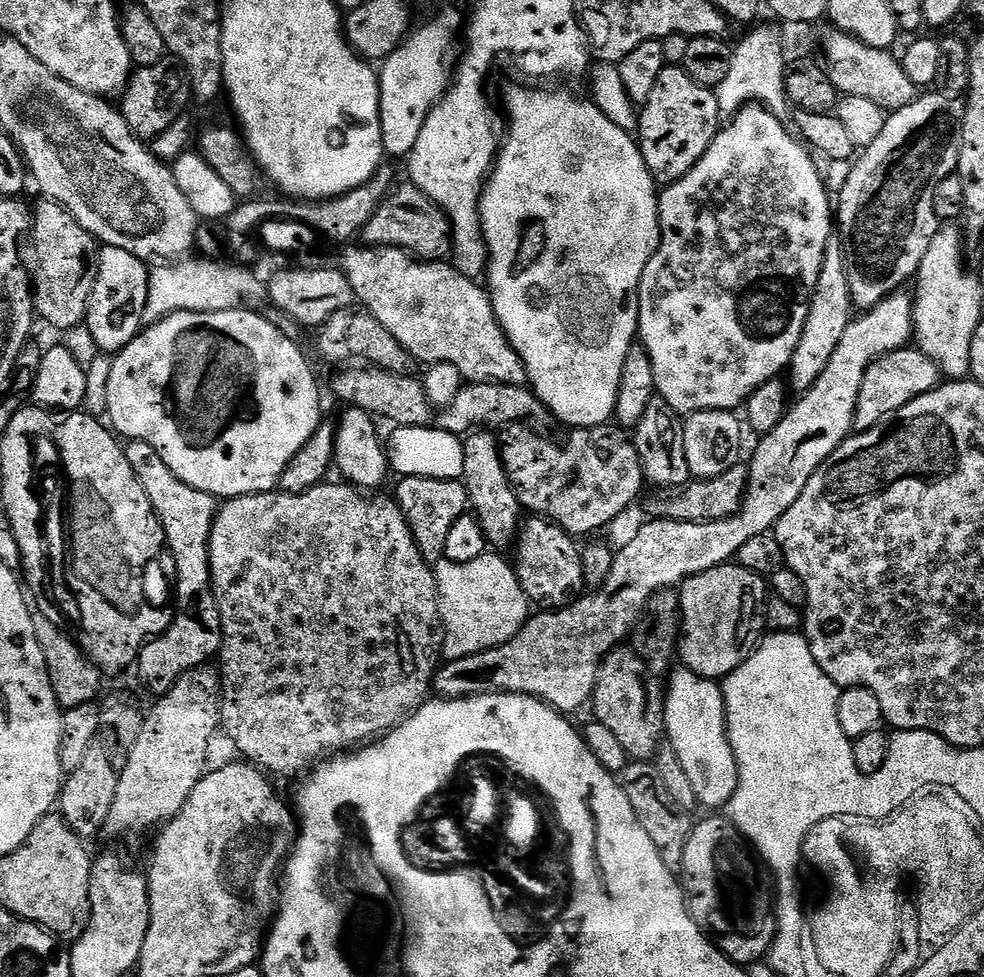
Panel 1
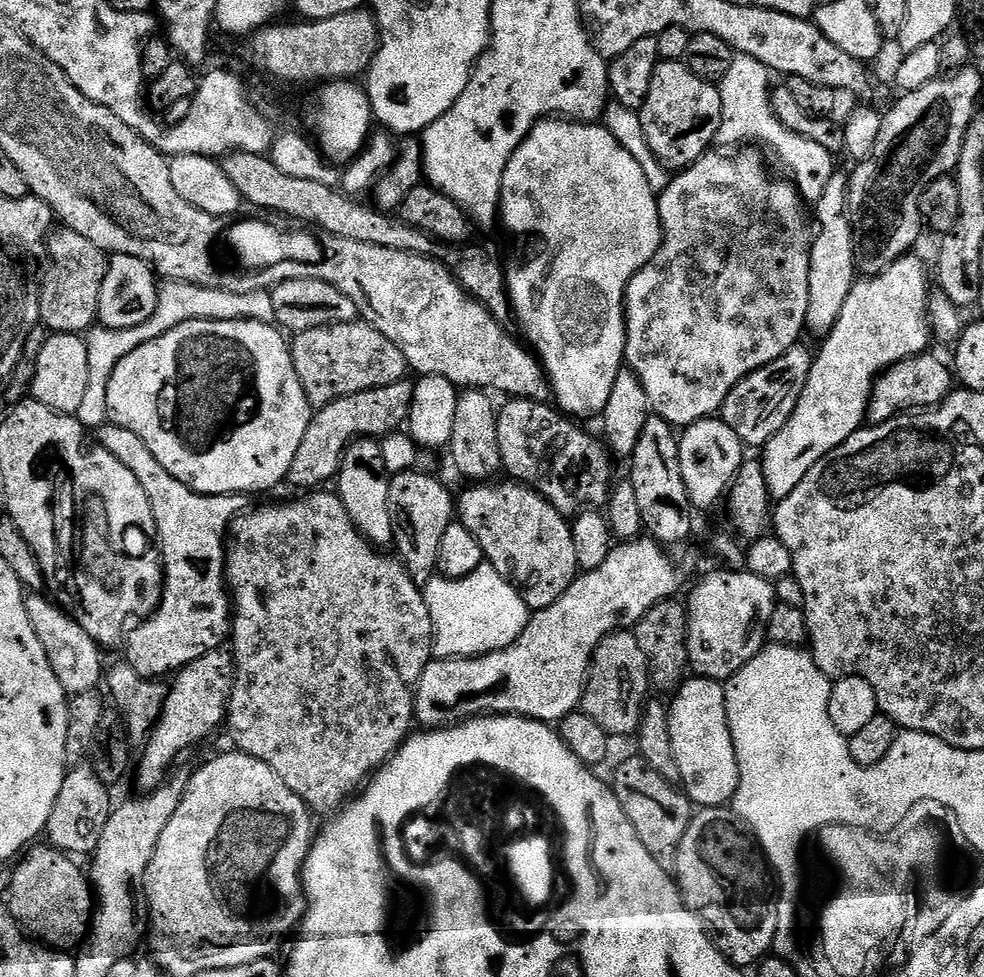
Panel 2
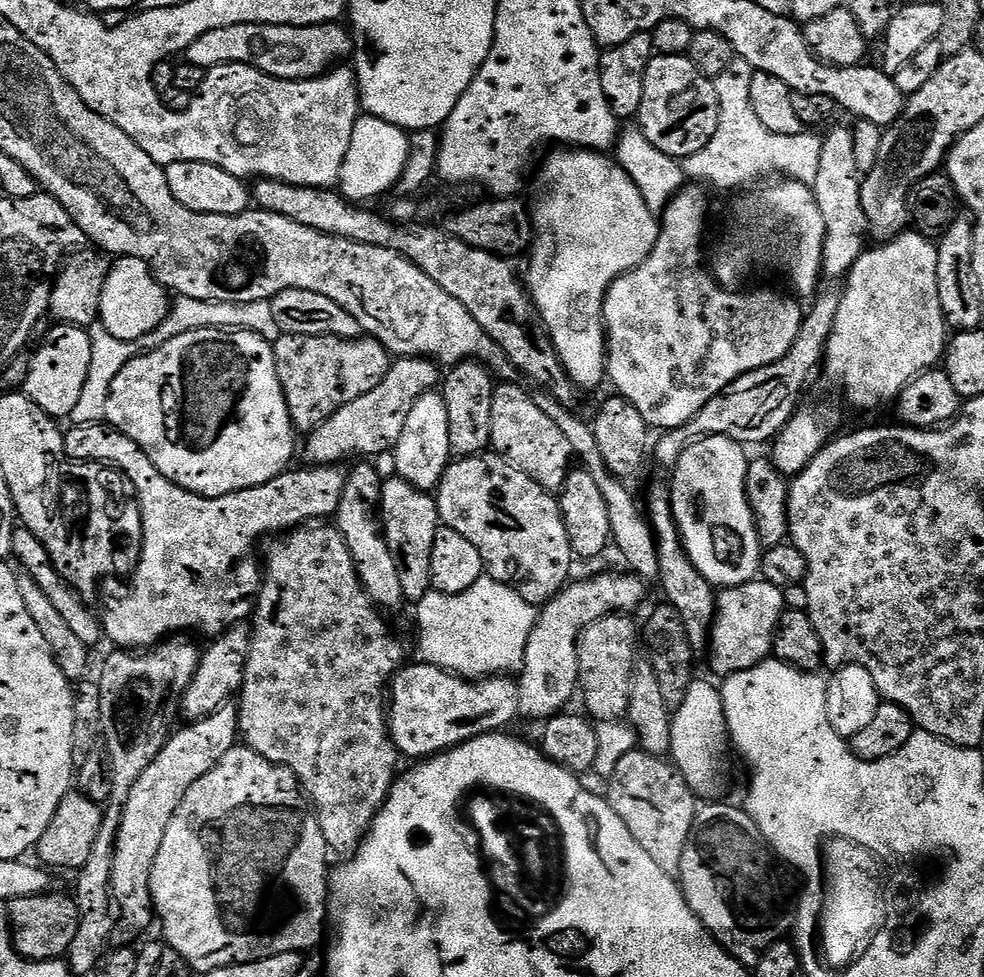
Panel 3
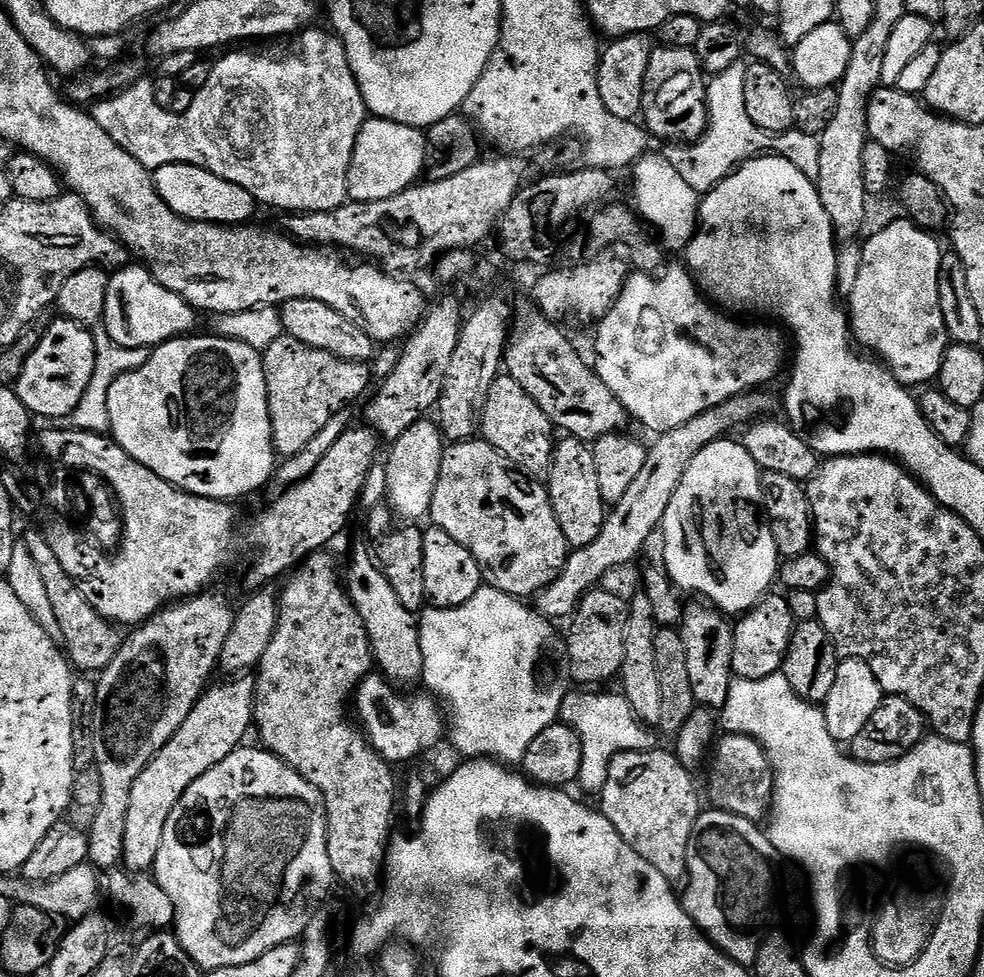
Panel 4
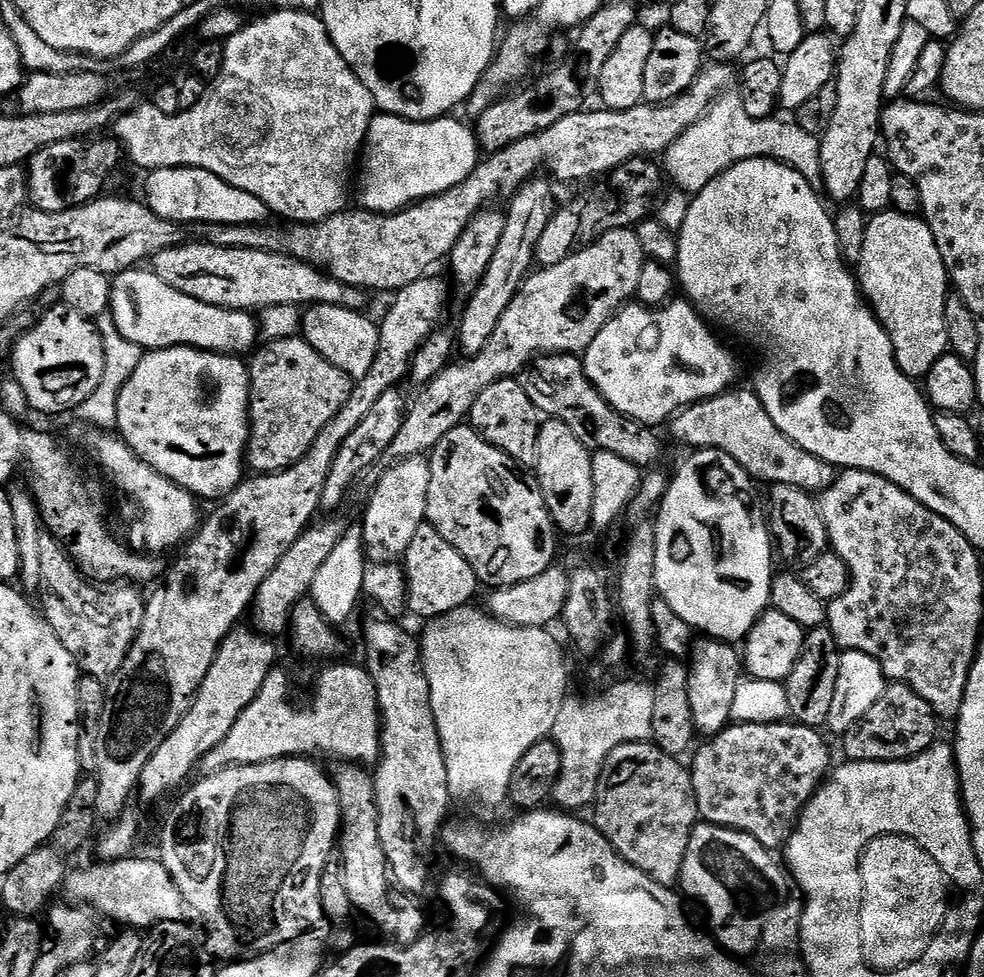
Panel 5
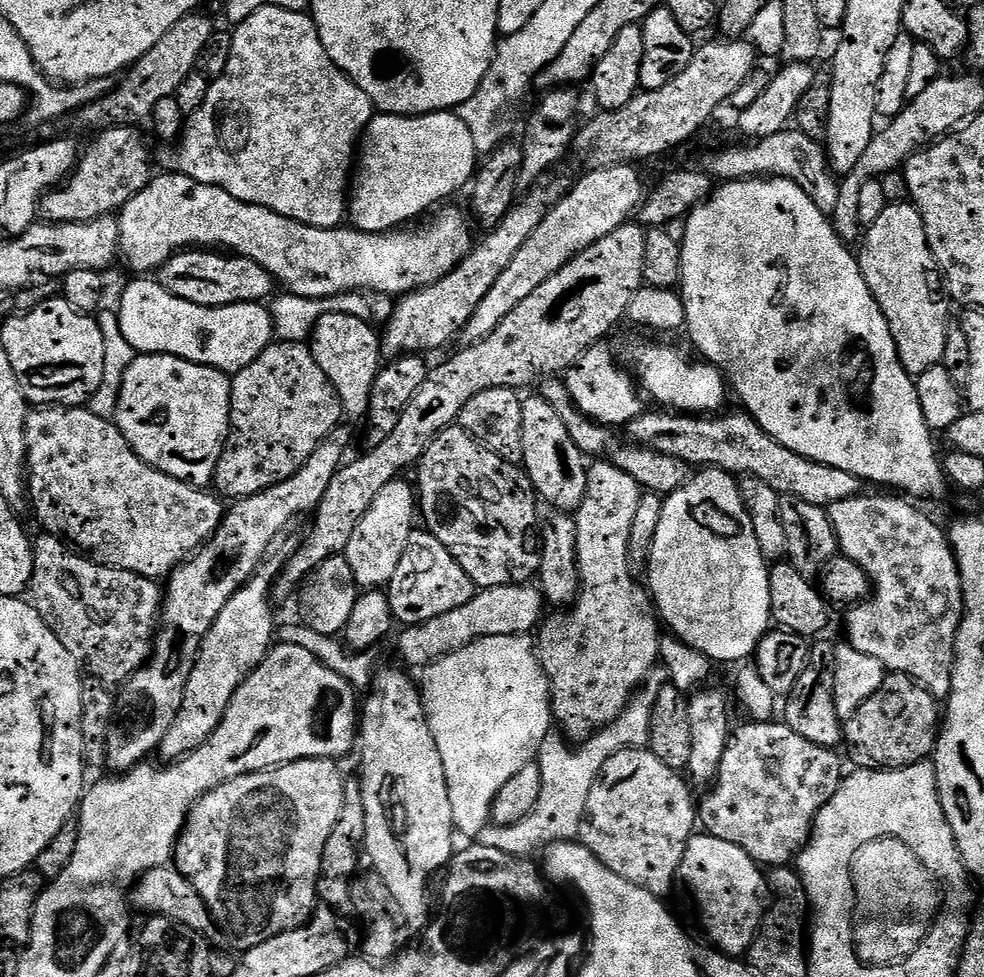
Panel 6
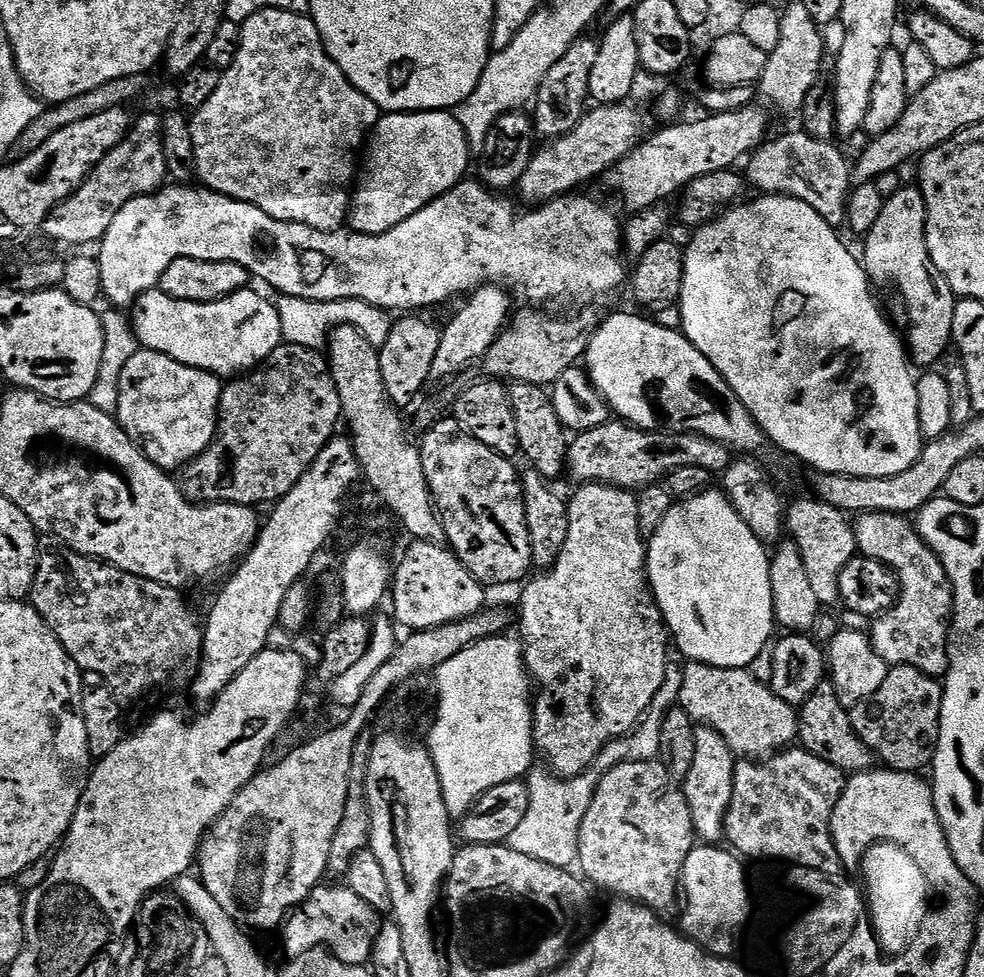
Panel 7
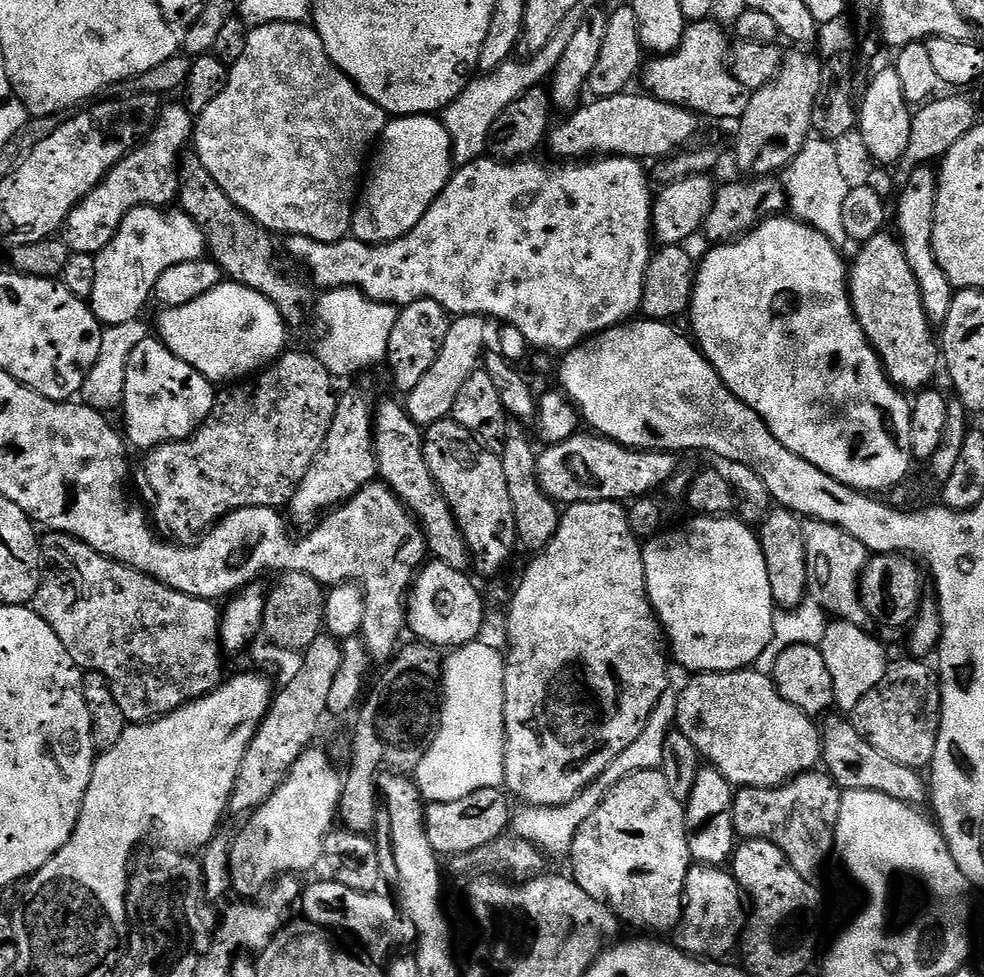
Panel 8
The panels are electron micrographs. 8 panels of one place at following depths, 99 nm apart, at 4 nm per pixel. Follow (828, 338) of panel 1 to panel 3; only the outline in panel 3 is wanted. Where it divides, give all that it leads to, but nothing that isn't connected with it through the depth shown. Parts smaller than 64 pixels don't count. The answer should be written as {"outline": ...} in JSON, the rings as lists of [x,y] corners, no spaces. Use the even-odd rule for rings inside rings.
{"outline":[[[829,127],[828,136],[823,137],[822,158],[818,158],[818,178],[814,178],[810,187],[818,202],[818,210],[822,210],[822,222],[826,222],[821,273],[825,277],[844,278],[854,266],[854,262],[858,262],[858,258],[869,247],[870,237],[862,210],[862,173],[858,170],[858,161],[854,155],[854,134],[851,127],[836,127]]]}

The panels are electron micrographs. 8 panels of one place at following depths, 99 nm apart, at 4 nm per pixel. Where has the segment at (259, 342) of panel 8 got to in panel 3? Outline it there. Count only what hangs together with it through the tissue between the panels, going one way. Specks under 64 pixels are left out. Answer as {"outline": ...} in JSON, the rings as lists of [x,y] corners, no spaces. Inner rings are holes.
{"outline":[[[122,256],[108,269],[106,286],[102,286],[98,320],[106,326],[106,330],[110,330],[113,340],[137,340],[150,334],[164,321],[169,307],[169,293],[152,275],[148,264],[138,258]]]}

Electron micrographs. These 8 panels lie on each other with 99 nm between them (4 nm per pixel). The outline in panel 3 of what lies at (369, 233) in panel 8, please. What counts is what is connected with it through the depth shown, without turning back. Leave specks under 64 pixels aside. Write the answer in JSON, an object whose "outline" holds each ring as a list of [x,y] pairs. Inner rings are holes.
{"outline":[[[362,114],[356,119],[354,134],[350,134],[350,150],[346,150],[346,158],[342,162],[338,191],[341,196],[353,202],[372,202],[375,196],[383,192],[391,193],[395,189],[398,178],[408,161],[408,132],[403,128],[394,126],[377,116]]]}

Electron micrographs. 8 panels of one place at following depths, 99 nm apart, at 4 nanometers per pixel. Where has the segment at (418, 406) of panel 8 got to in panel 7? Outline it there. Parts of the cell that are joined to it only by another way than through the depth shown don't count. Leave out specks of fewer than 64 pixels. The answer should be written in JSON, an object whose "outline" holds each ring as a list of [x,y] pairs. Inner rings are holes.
{"outline":[[[486,284],[467,297],[468,304],[462,305],[453,314],[448,325],[443,325],[438,342],[438,355],[434,357],[433,381],[448,380],[451,376],[466,371],[475,360],[476,363],[483,361],[490,346],[494,346],[494,342],[509,323],[510,313],[513,311],[511,299],[513,297],[507,288],[495,284]]]}

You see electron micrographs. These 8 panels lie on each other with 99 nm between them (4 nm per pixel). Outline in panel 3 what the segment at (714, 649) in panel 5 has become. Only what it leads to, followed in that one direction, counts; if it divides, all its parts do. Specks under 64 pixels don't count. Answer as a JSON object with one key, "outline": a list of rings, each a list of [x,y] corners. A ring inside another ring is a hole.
{"outline":[[[667,483],[656,484],[649,490],[646,516],[655,533],[658,570],[660,571],[658,586],[664,591],[663,599],[670,606],[674,606],[674,610],[678,610],[678,615],[682,617],[682,624],[686,626],[686,638],[690,638],[693,653],[700,654],[700,651],[703,653],[710,644],[712,623],[716,617],[717,593],[712,584],[706,582],[702,574],[698,574],[694,562],[690,562],[688,551],[684,549],[684,542],[680,538],[680,528],[676,525],[672,509],[672,493]]]}

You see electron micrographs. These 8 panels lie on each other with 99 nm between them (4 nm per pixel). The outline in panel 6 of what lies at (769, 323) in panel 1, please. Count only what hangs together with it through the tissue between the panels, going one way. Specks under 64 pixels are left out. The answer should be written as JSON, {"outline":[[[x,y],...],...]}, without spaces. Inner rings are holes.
{"outline":[[[607,343],[595,344],[577,364],[573,364],[566,373],[568,393],[572,396],[572,403],[588,417],[601,426],[627,426],[635,416],[645,411],[646,405],[640,401],[641,393],[638,384],[616,365],[616,356],[607,348]]]}

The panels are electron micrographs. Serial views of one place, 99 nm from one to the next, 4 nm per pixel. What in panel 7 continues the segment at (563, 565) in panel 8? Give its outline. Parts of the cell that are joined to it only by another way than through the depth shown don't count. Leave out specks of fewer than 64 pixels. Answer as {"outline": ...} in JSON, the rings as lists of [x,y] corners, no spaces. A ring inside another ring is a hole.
{"outline":[[[586,484],[575,489],[568,506],[568,533],[566,542],[556,559],[556,565],[539,574],[533,575],[523,585],[524,593],[520,596],[520,633],[518,639],[524,650],[524,666],[528,670],[534,685],[532,700],[532,738],[535,747],[545,756],[547,767],[561,778],[581,776],[598,758],[598,754],[611,740],[618,740],[628,735],[645,719],[648,707],[656,700],[664,679],[668,676],[668,648],[670,652],[670,633],[664,622],[664,615],[656,605],[652,595],[646,571],[646,537],[638,530],[637,493],[627,488],[612,488],[608,484]]]}

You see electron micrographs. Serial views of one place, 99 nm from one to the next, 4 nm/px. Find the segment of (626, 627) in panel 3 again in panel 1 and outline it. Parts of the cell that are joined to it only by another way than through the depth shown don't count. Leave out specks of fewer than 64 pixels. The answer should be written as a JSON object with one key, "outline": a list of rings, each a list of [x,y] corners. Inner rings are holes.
{"outline":[[[631,647],[612,649],[596,675],[596,685],[592,691],[590,709],[595,723],[607,726],[615,734],[618,742],[626,749],[626,754],[636,762],[648,762],[660,751],[666,740],[664,730],[664,692],[658,685],[657,677],[646,670],[642,658]]]}

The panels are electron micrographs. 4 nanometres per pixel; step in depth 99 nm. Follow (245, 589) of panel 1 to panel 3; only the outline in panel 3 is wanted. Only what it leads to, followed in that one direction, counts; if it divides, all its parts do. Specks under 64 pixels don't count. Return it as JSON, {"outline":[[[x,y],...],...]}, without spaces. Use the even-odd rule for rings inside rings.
{"outline":[[[320,522],[315,526],[301,526],[289,530],[273,540],[276,541],[273,542],[272,549],[268,552],[268,564],[266,560],[266,567],[263,569],[260,582],[260,593],[256,595],[256,611],[250,617],[252,645],[250,654],[246,658],[244,681],[238,693],[240,734],[247,747],[253,748],[271,764],[284,770],[289,768],[297,776],[295,779],[316,813],[329,849],[333,853],[351,854],[364,841],[364,835],[371,828],[381,806],[388,799],[389,790],[398,779],[396,763],[401,763],[402,757],[396,751],[396,744],[388,732],[386,689],[389,687],[392,677],[396,675],[396,671],[403,668],[406,663],[404,644],[388,629],[387,622],[380,617],[383,616],[381,609],[375,607],[368,599],[368,595],[364,592],[364,588],[356,576],[354,558],[350,558],[350,550],[335,526],[328,522]]]}

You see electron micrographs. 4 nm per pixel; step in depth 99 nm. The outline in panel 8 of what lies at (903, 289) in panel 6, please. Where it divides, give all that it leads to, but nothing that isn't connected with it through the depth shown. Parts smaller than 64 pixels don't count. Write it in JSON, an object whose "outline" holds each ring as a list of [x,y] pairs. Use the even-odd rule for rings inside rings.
{"outline":[[[916,166],[911,169],[908,181],[903,181],[895,201],[894,220],[896,216],[895,235],[904,247],[906,262],[910,262],[910,270],[914,270],[914,278],[920,287],[924,299],[924,309],[933,325],[942,326],[946,322],[946,314],[950,314],[950,302],[954,295],[952,283],[942,274],[942,266],[938,266],[938,258],[934,258],[932,231],[934,230],[934,206],[936,205],[936,172],[928,166]]]}

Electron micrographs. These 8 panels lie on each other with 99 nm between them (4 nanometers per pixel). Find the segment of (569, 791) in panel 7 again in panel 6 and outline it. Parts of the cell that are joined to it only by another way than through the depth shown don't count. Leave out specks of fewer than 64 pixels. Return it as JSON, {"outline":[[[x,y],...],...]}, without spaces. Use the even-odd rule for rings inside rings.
{"outline":[[[653,671],[640,685],[632,701],[625,706],[622,715],[605,728],[597,730],[587,740],[573,746],[559,731],[553,730],[548,733],[538,753],[538,763],[544,772],[542,794],[538,794],[538,806],[534,806],[532,813],[522,818],[522,822],[493,827],[492,836],[490,832],[490,843],[495,848],[506,850],[511,856],[527,857],[532,854],[528,852],[534,851],[535,848],[543,849],[561,838],[576,838],[581,835],[590,790],[602,766],[606,766],[606,762],[610,762],[610,758],[623,748],[643,748],[649,743],[652,735],[654,702],[658,702],[658,694],[666,683],[665,673],[661,672]]]}

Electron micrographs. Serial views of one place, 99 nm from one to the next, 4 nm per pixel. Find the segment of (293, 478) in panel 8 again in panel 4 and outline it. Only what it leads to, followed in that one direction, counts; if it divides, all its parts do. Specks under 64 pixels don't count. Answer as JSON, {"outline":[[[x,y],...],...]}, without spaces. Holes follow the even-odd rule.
{"outline":[[[287,334],[278,337],[262,355],[272,419],[272,444],[284,458],[303,450],[334,414],[352,406],[348,404],[354,403],[374,380],[365,361],[343,360],[326,350],[306,346],[306,342],[298,342]]]}

